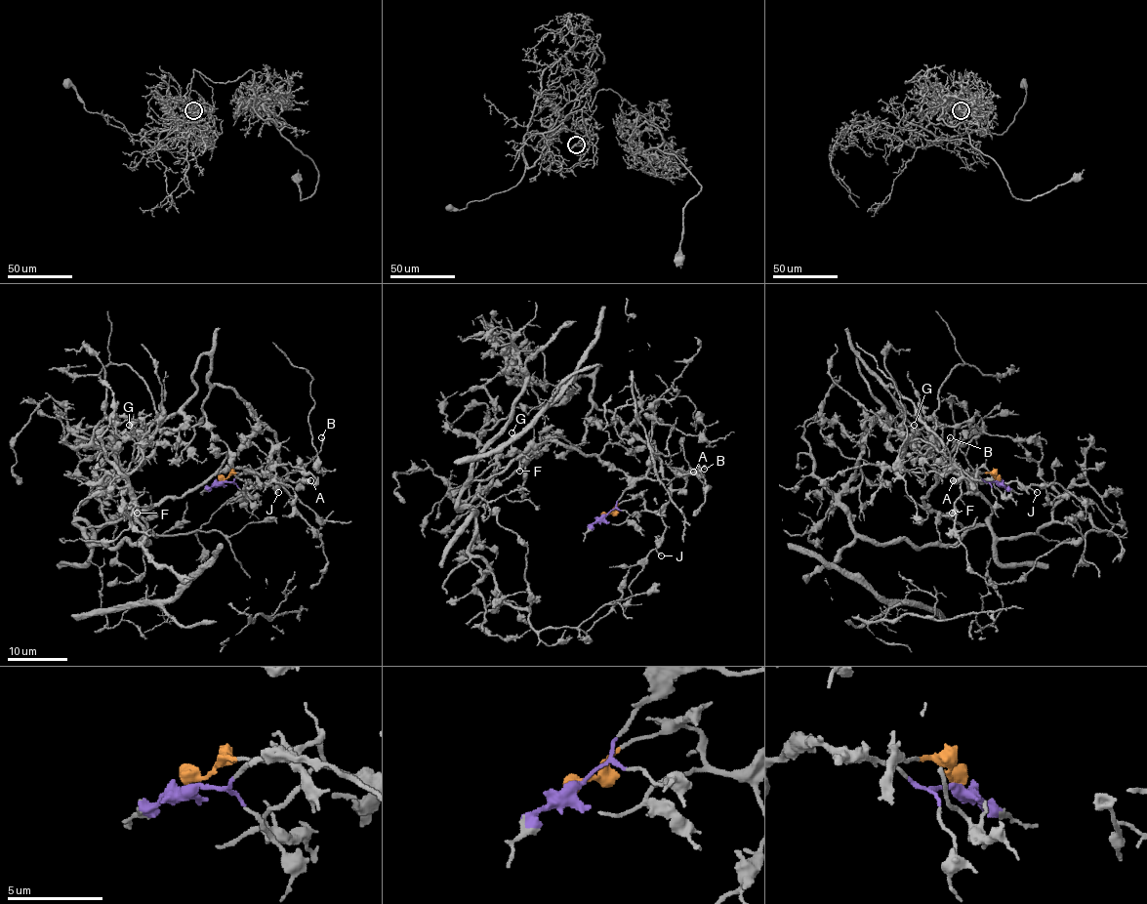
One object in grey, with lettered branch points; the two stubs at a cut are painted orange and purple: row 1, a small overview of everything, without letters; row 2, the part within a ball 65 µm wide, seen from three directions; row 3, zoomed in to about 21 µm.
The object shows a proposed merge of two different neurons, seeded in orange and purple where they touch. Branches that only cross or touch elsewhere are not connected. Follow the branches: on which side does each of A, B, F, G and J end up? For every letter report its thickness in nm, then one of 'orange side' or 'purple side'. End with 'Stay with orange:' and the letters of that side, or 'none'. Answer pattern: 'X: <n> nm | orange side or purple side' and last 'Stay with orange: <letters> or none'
A: 550 nm | orange side
B: 240 nm | orange side
F: 440 nm | purple side
G: 150 nm | purple side
J: 140 nm | orange side
Stay with orange: A, B, J

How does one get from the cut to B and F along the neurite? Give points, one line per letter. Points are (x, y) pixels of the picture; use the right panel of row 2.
B: (997, 481), (990, 473), (982, 473), (981, 468), (993, 476), (971, 482), (951, 462), (948, 449), (951, 437)
F: (997, 481), (985, 481), (945, 469), (922, 499), (937, 513), (949, 515), (952, 513)

